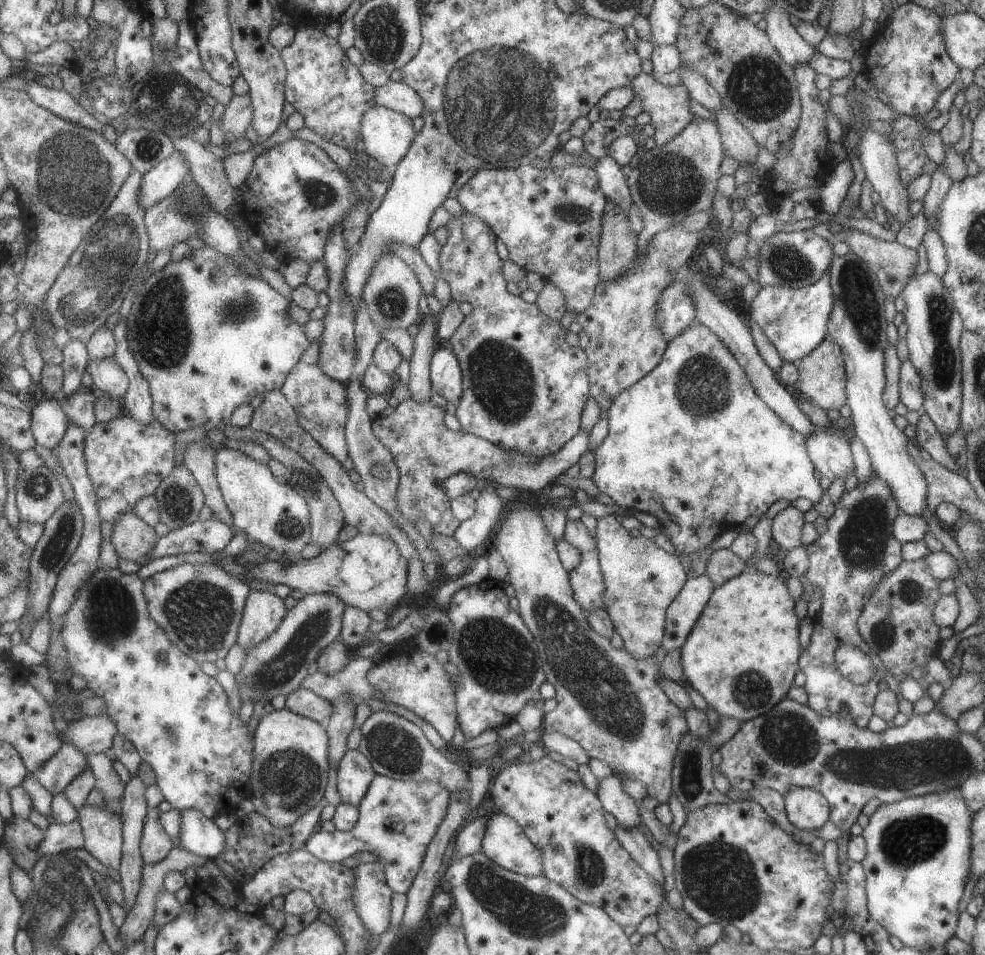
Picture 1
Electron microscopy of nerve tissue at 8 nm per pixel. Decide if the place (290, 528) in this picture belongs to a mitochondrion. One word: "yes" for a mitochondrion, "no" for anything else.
yes

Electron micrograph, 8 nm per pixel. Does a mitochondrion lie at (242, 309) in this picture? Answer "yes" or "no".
yes

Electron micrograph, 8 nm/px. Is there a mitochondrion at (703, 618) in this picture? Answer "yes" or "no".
no

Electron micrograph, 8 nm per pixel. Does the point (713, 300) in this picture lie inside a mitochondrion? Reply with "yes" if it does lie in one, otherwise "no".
no

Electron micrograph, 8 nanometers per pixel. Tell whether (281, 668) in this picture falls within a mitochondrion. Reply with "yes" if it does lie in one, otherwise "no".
yes

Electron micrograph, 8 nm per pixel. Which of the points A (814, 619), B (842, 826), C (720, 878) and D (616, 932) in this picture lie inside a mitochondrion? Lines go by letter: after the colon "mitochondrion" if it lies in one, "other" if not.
A: other
B: other
C: mitochondrion
D: other

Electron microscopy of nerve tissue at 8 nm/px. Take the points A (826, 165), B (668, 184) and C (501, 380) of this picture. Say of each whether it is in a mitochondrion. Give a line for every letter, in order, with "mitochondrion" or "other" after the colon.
A: other
B: mitochondrion
C: mitochondrion

